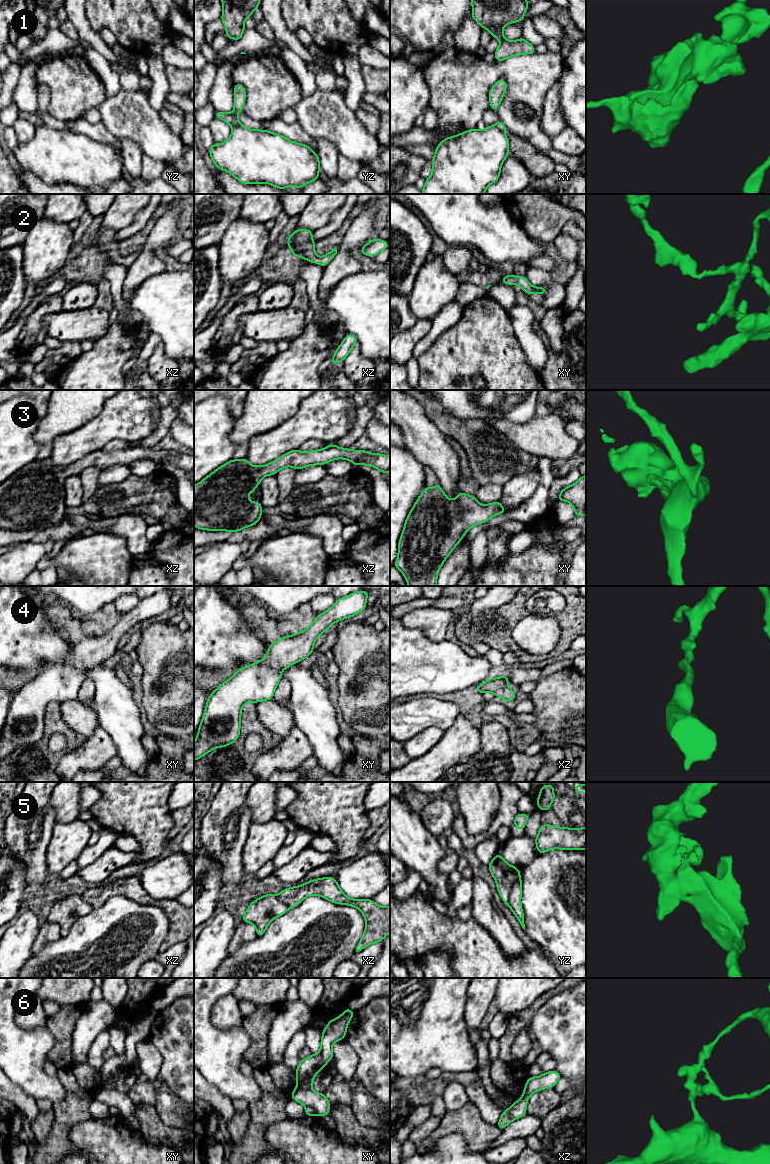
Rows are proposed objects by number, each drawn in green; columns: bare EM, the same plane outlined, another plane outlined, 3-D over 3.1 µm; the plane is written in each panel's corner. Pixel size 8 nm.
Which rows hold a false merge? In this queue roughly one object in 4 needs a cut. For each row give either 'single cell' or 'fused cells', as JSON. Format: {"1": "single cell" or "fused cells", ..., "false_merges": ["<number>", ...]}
{"1": "fused cells", "2": "single cell", "3": "single cell", "4": "single cell", "5": "single cell", "6": "fused cells", "false_merges": ["1", "6"]}

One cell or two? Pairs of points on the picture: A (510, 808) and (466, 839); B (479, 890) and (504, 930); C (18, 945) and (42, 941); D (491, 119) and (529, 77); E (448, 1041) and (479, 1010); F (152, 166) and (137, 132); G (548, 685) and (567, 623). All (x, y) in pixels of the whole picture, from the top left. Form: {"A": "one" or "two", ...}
{"A": "one", "B": "one", "C": "two", "D": "two", "E": "two", "F": "two", "G": "two"}

